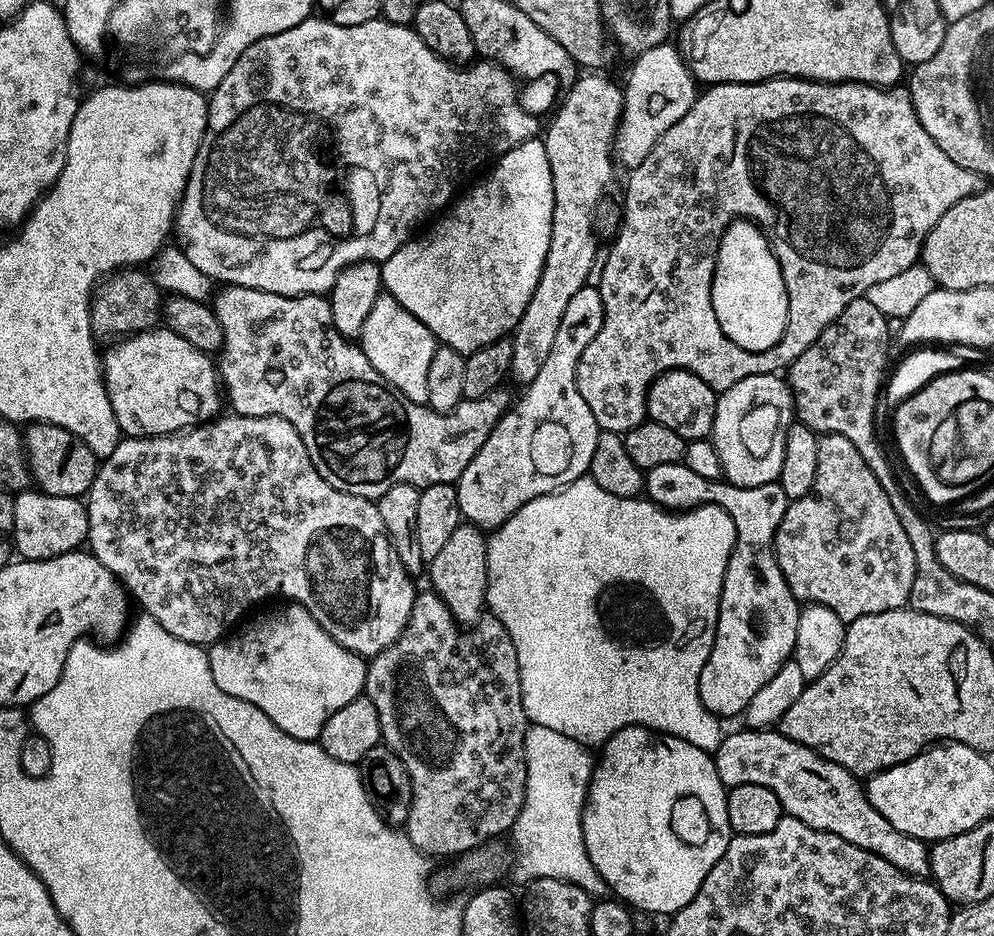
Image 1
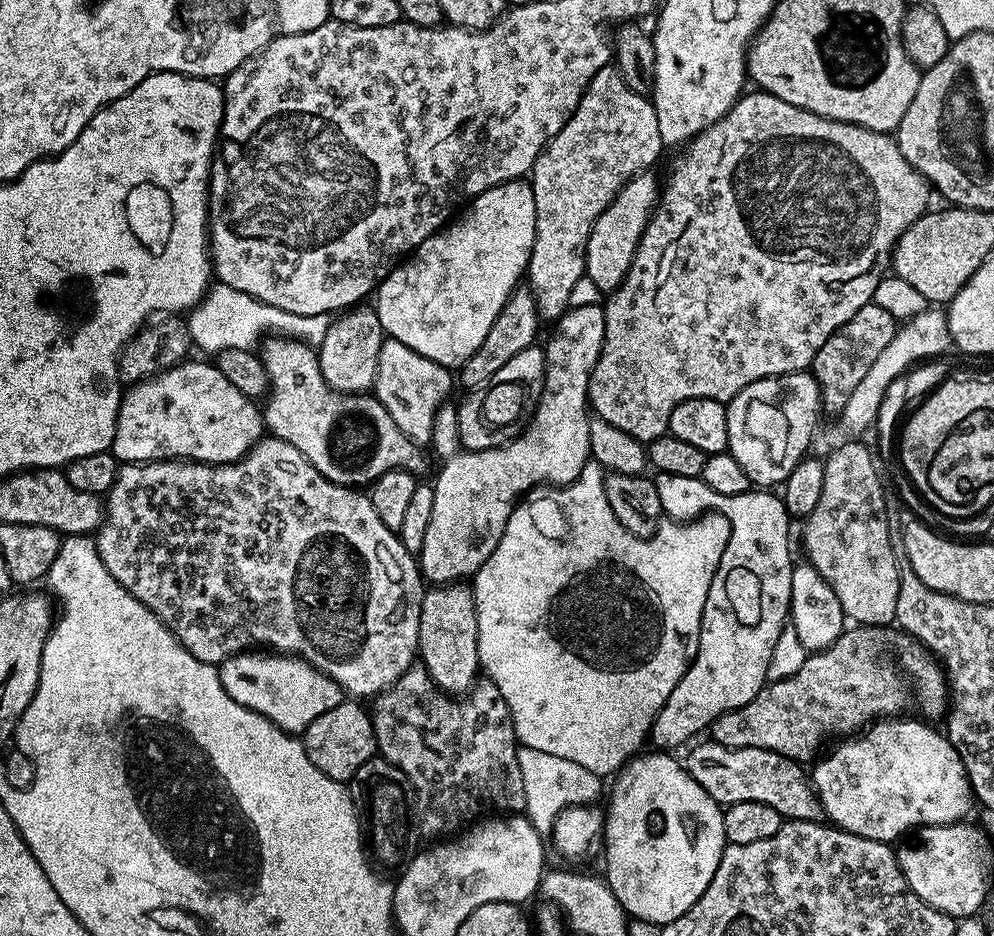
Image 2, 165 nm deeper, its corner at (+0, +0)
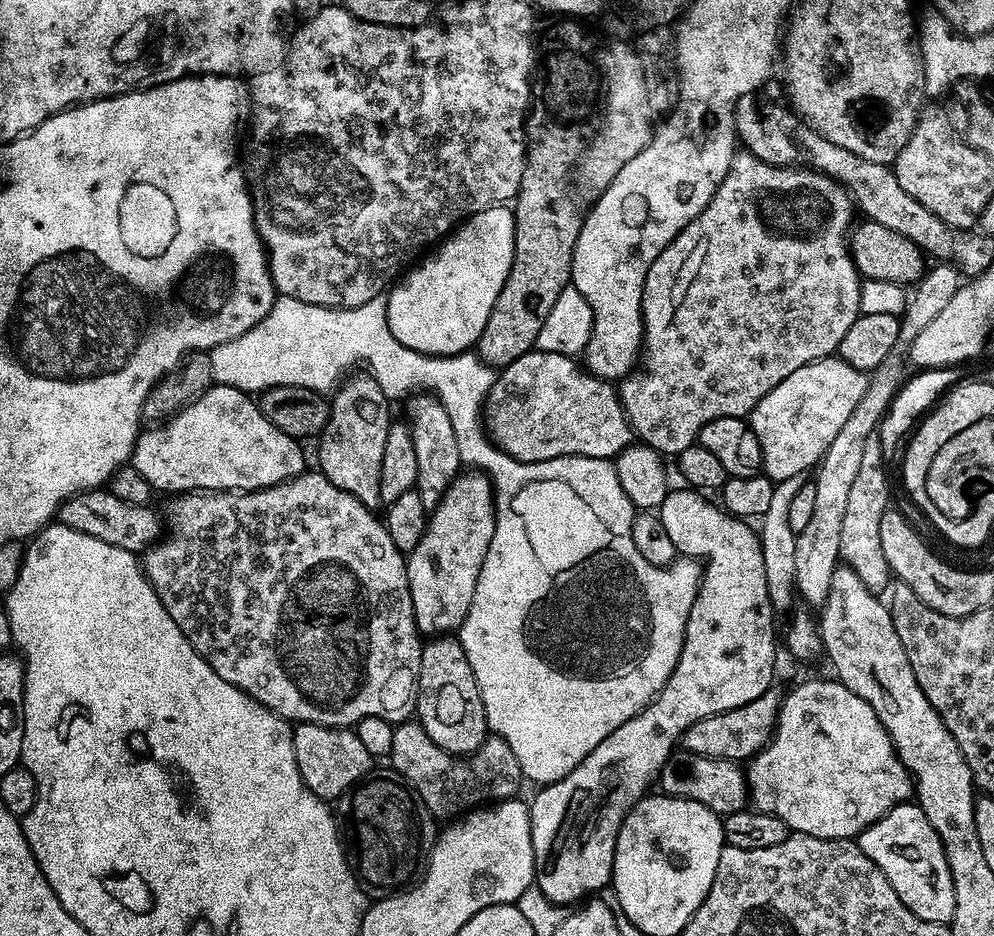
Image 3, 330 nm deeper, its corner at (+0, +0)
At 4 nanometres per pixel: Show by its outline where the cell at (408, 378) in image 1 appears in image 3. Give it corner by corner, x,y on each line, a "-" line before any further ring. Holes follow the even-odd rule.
412,394
407,397
406,403
409,416
407,419
410,421
414,442
414,458
418,464
415,490
418,498
422,498
422,506
431,510
438,506
438,502
446,494
448,485
462,470
458,442
454,438
454,426
450,426
450,418
435,396

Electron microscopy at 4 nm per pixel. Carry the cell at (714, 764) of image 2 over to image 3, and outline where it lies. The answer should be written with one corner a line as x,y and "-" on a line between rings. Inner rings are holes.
683,750
673,751
671,758
662,766
658,788
665,796
690,798
694,802
702,802
702,806
706,806
721,818
732,812
745,811
750,800
748,777
745,769
737,761
706,758

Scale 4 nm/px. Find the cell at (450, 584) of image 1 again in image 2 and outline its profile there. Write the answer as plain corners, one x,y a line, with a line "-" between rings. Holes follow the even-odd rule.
467,583
432,586
424,593
418,626
418,656
437,688
460,698
472,691
481,671
478,654
478,614
476,600

